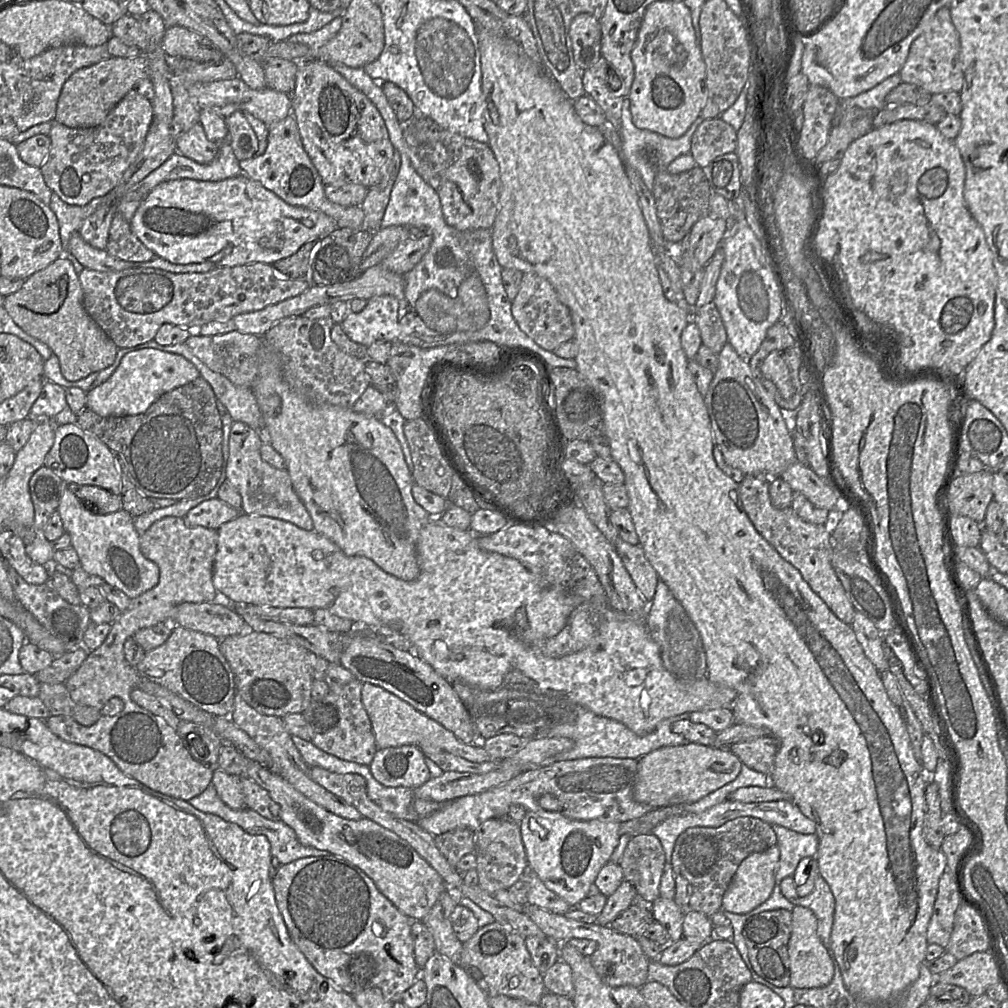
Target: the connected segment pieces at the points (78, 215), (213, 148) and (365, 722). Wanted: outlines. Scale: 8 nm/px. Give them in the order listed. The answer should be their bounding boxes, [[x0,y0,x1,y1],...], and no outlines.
[[48,192,105,249],[176,124,219,163],[303,678,378,766]]

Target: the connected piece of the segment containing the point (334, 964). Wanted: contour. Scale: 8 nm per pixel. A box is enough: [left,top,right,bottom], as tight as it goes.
[272,854,421,1003]

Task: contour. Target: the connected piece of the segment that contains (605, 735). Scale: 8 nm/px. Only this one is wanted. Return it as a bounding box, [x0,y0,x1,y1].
[526,704,689,766]

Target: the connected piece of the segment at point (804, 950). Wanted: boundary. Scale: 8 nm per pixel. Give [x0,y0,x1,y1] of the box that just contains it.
[788,905,834,989]

